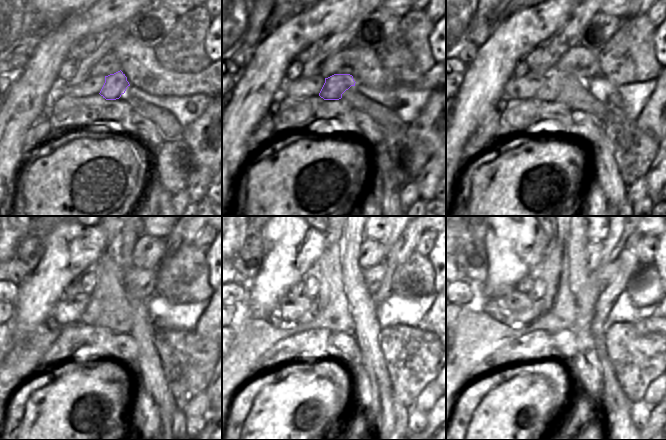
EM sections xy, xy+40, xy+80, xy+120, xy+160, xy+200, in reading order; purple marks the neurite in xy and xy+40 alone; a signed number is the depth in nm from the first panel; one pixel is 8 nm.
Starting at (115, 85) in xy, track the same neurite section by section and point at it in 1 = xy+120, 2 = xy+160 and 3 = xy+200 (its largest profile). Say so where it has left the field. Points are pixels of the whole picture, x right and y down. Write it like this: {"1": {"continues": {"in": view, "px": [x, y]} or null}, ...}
{"1": {"continues": {"in": "xy+120", "px": [91, 313]}}, "2": {"continues": {"in": "xy+160", "px": [313, 312]}}, "3": {"continues": {"in": "xy+200", "px": [535, 310]}}}

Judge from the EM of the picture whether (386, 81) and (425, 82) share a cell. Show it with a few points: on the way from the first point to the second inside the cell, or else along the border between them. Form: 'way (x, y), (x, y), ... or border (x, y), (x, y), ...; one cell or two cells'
way (396, 83), (415, 84); one cell

